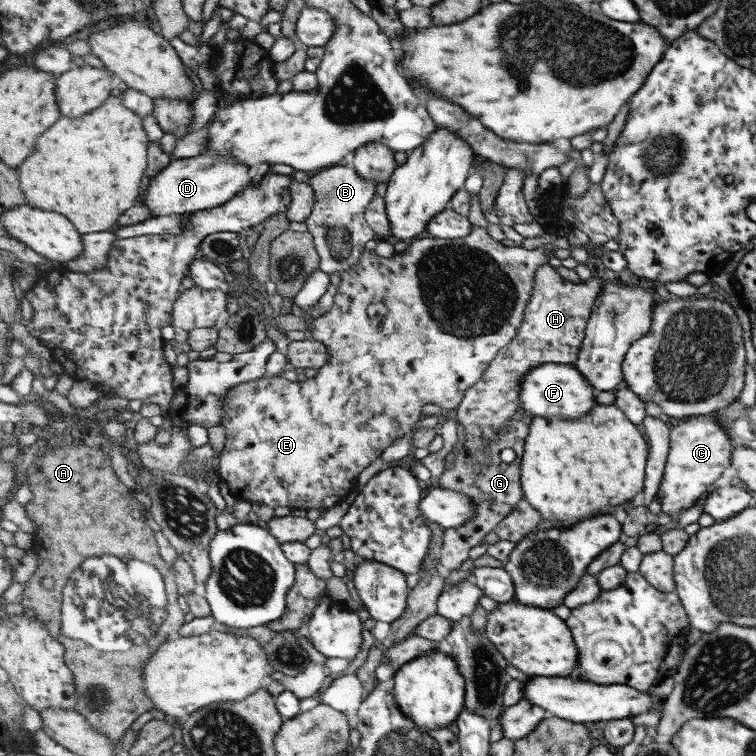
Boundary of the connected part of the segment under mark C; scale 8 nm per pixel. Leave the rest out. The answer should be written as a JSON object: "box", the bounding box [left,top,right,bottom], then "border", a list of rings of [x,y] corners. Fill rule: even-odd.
{"box":[656,413,734,516],"border":[[[717,413],[695,415],[673,427],[665,478],[661,484],[661,492],[656,496],[662,503],[661,511],[678,516],[684,508],[691,508],[703,500],[717,486],[727,466],[732,464],[734,448],[731,434],[721,427]]]}

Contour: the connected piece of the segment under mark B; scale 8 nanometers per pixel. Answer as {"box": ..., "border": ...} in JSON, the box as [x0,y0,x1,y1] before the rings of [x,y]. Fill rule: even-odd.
{"box":[305,162,379,273],"border":[[[349,162],[324,167],[312,173],[308,183],[314,191],[314,205],[305,223],[314,236],[320,254],[320,269],[331,273],[349,270],[360,263],[365,244],[375,238],[374,228],[367,222],[365,212],[377,196],[379,183],[361,176]]]}

